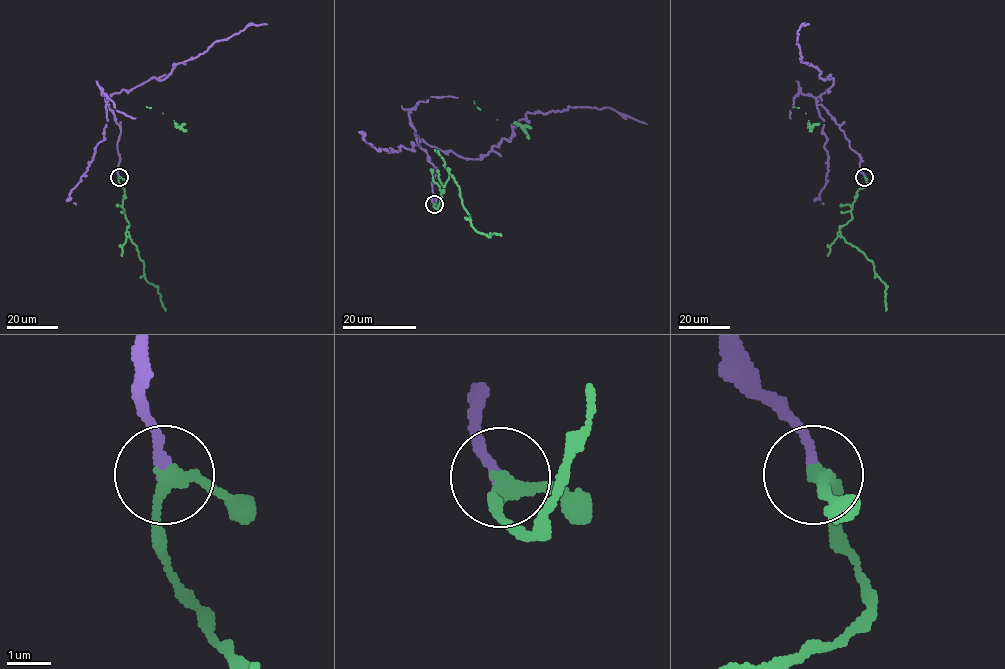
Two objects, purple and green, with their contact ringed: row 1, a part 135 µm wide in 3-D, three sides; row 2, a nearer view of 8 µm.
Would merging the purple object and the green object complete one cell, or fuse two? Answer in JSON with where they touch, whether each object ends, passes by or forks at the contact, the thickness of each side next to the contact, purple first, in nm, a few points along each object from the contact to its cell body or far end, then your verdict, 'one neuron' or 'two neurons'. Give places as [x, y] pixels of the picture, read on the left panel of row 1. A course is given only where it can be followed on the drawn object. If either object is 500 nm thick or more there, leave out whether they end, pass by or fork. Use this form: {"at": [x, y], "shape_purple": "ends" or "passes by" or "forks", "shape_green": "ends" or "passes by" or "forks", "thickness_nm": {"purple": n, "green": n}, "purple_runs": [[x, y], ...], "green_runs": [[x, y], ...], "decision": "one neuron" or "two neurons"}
{"at": [119, 177], "shape_purple": "ends", "shape_green": "passes by", "thickness_nm": {"purple": 200, "green": 320}, "purple_runs": [[119, 177], [120, 126], [105, 99], [163, 80], [174, 64], [216, 41], [267, 24]], "green_runs": [[119, 177], [124, 191], [122, 205], [129, 223], [128, 237], [143, 262], [144, 278], [157, 288], [165, 310]], "decision": "one neuron"}

